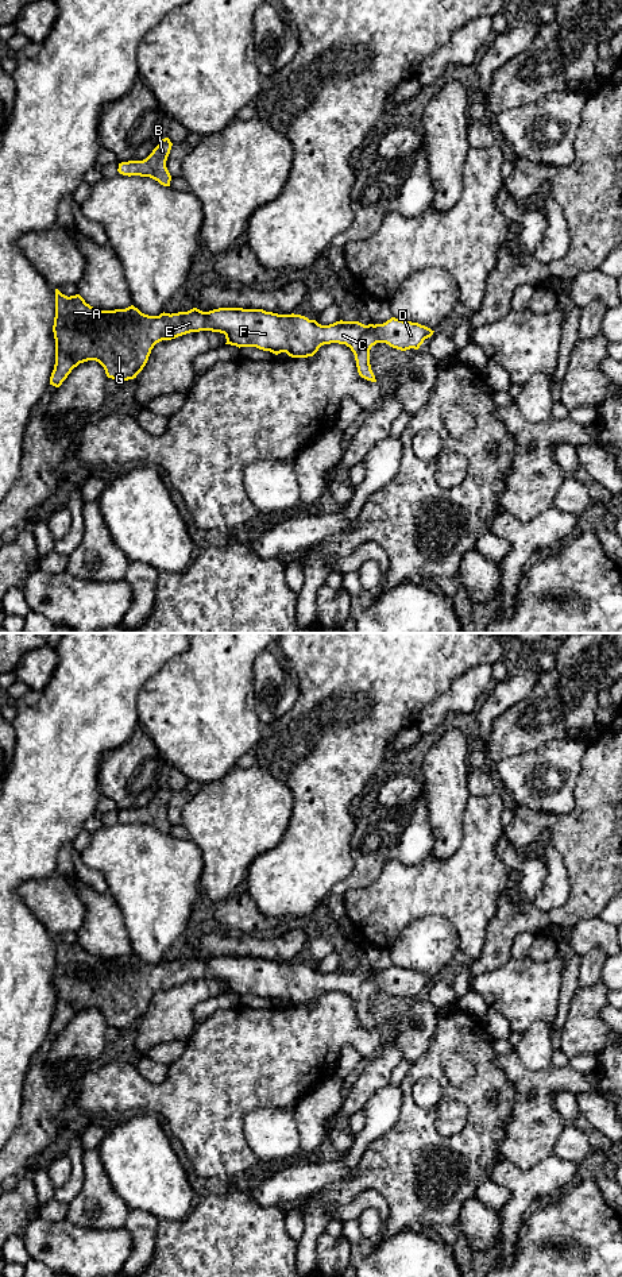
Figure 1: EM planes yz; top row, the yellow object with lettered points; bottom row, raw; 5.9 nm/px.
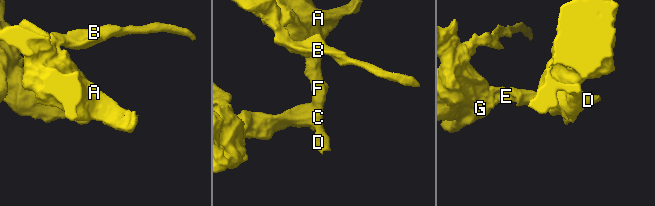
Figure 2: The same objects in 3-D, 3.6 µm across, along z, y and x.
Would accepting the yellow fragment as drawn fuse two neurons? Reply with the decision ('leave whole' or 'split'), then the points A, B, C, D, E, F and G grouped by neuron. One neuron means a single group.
leave whole; groups A B C D E F G

